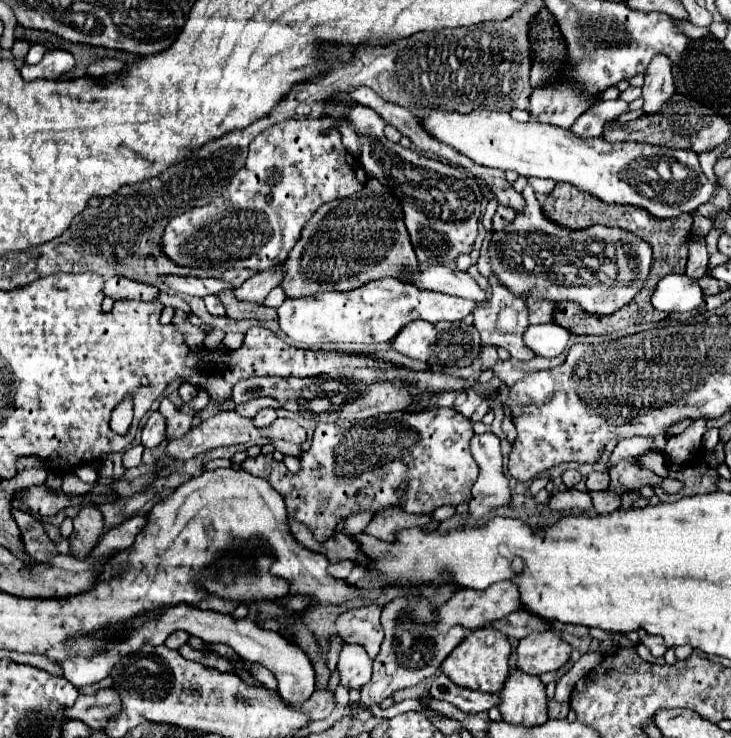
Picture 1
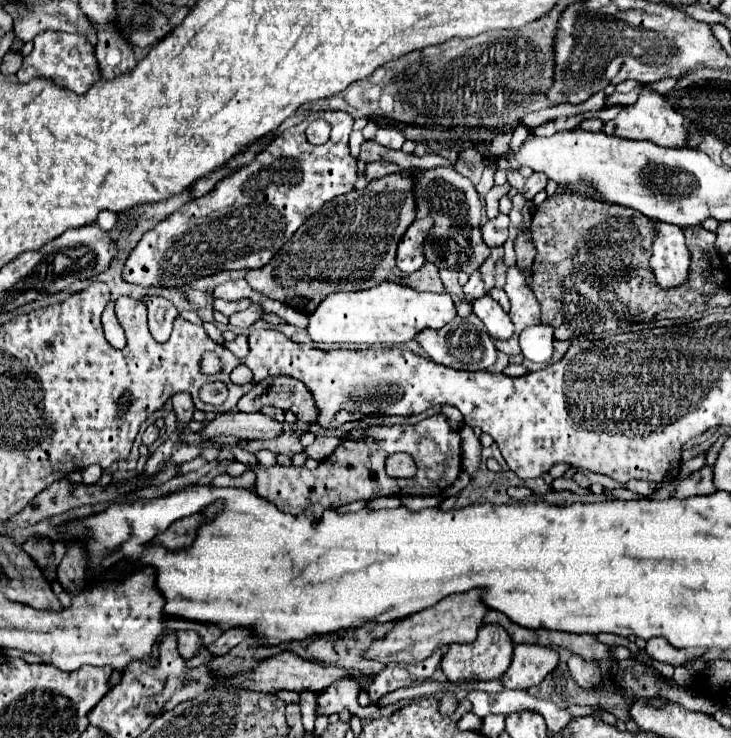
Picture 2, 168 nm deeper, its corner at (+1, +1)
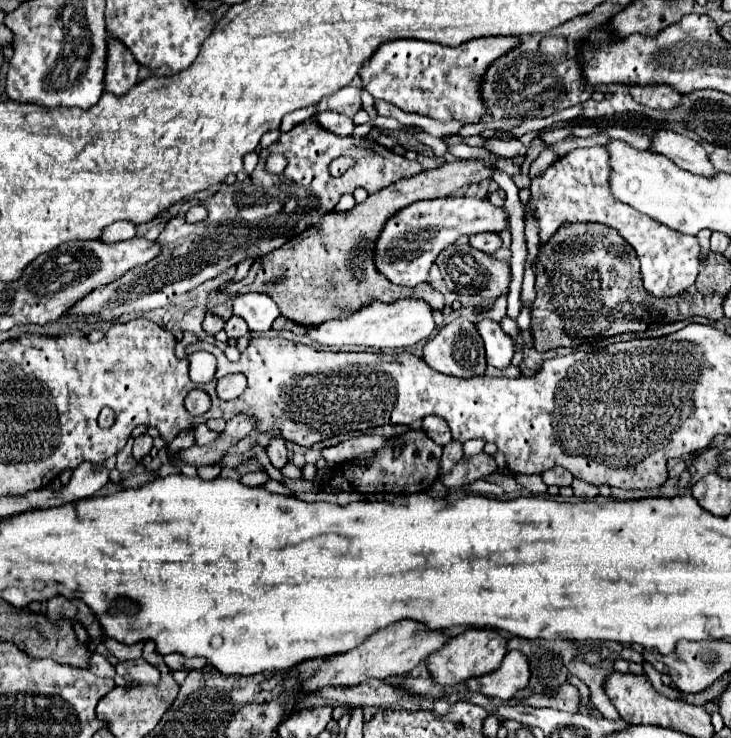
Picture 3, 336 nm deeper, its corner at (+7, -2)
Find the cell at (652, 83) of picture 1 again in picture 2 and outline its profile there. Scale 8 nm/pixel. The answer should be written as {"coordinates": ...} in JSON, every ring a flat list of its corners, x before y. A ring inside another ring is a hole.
{"coordinates":[[647,88,641,92,635,104,623,108,613,120,605,122,603,132,619,136,619,138,627,138,627,140,649,140,663,148,687,148,687,142,689,142,685,118,677,110,673,110,661,94,651,92]]}

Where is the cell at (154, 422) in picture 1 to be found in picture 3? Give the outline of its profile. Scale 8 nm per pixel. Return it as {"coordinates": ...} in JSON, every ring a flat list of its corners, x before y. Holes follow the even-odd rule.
{"coordinates":[[147,433,137,435,135,437,135,445,133,445,133,457,139,461,141,457,145,457,153,447,153,437,149,437]]}

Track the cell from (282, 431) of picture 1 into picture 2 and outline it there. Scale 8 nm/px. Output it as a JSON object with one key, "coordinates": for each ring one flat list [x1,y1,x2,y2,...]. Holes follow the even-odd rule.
{"coordinates":[[219,414,215,420,207,422,205,430,199,434,203,440,217,438,217,436,237,436,237,438,249,438,249,440,269,440,277,438,283,432,283,424,275,422,273,418,265,414]]}

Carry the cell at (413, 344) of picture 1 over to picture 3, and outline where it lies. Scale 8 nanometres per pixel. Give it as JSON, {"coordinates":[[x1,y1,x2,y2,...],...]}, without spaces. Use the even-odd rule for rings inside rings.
{"coordinates":[[457,317,455,321,445,325,433,339,429,339,423,347,423,359,429,363,431,369,435,369,439,373,463,377,463,379,469,379,475,375,485,375,485,369,487,369,483,339,467,317]]}

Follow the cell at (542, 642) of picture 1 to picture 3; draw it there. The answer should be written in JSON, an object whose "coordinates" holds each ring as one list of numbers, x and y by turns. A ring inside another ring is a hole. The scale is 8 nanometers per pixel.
{"coordinates":[[509,651,503,659,503,665,497,671,477,679,469,679,467,687,469,691,477,691,487,697,499,697,507,701,513,699,513,695,519,689,525,689,529,685,529,677,531,669,527,657,521,651]]}

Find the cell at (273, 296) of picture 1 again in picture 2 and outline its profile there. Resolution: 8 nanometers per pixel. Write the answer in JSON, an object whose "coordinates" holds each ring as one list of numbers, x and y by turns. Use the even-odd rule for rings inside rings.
{"coordinates":[[255,304,249,306,247,310,243,310,243,312,239,312,239,314,235,314,235,316,229,318,231,326,237,326,237,328,249,328,249,326,253,326,257,320,261,320,261,308,255,306]]}

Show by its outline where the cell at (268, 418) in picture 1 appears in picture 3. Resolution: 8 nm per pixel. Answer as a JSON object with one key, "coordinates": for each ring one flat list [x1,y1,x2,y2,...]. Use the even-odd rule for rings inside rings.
{"coordinates":[[281,433,271,437,271,441,267,443,267,455,277,469,281,469,287,463,287,447,285,445,287,445,287,439]]}

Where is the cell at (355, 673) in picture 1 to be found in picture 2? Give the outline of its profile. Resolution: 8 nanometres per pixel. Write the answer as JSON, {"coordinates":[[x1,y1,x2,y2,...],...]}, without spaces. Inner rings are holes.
{"coordinates":[[343,678,335,682,335,686,329,686,323,694,317,696,317,716,331,716,339,714,343,710,349,710,360,718,368,718,376,712,378,706,370,705,362,707,358,704,357,694,359,686,353,678]]}

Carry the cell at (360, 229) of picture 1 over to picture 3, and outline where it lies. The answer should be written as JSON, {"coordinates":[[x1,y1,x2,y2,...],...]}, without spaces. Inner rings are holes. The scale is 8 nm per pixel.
{"coordinates":[[453,161,443,163,437,169,421,171,413,177,403,177,395,181,393,185,371,193,363,203,355,205,353,209,345,213,331,213,329,223,323,223,323,217,317,225,305,229,305,233,299,233,293,237,293,241,287,241,281,249,275,249,269,253,269,257,261,257,261,261,255,261,247,273,245,279,239,283,233,283,223,293,211,293,207,309,215,311,223,319,231,317,231,297,237,293,249,293,249,291,261,291,267,293,281,309,281,315,305,325,313,327,319,325,325,317,333,317,333,307,361,307,369,301,397,301,401,297,417,297,429,301,433,309,443,309,443,295,435,291,427,281,417,287,401,287,393,285,391,281,385,281,385,277,375,267,375,243,389,221,397,211,401,211,405,205,423,201,423,199,439,199,451,195,455,189,471,183,479,183,483,179,491,177,491,167,483,165,481,161]]}

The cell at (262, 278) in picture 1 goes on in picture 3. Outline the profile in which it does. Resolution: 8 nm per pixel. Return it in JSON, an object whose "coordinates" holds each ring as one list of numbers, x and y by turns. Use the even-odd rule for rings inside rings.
{"coordinates":[[211,311,209,315,205,315,205,321,203,321,203,329,205,329,207,333,215,335,215,333,217,333,217,331,221,331,223,327,225,327,225,319,223,319,223,317,215,315,213,311]]}

